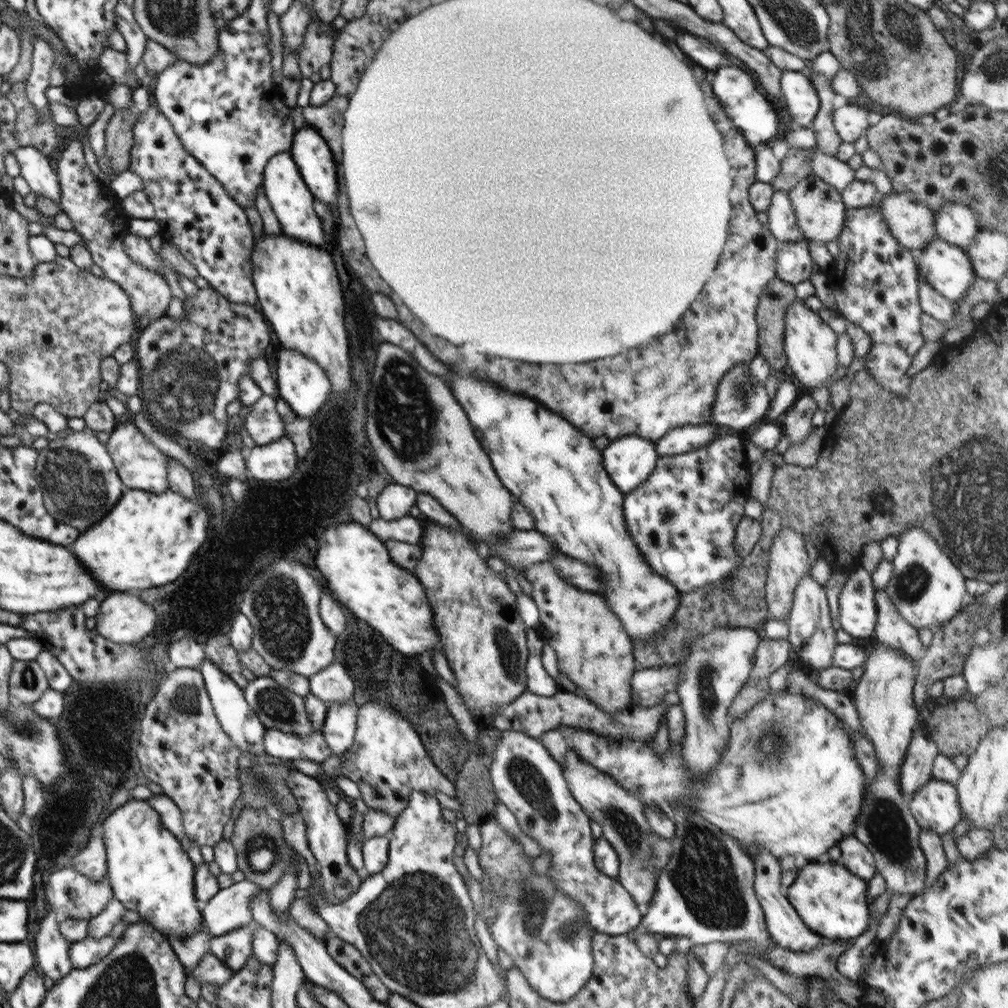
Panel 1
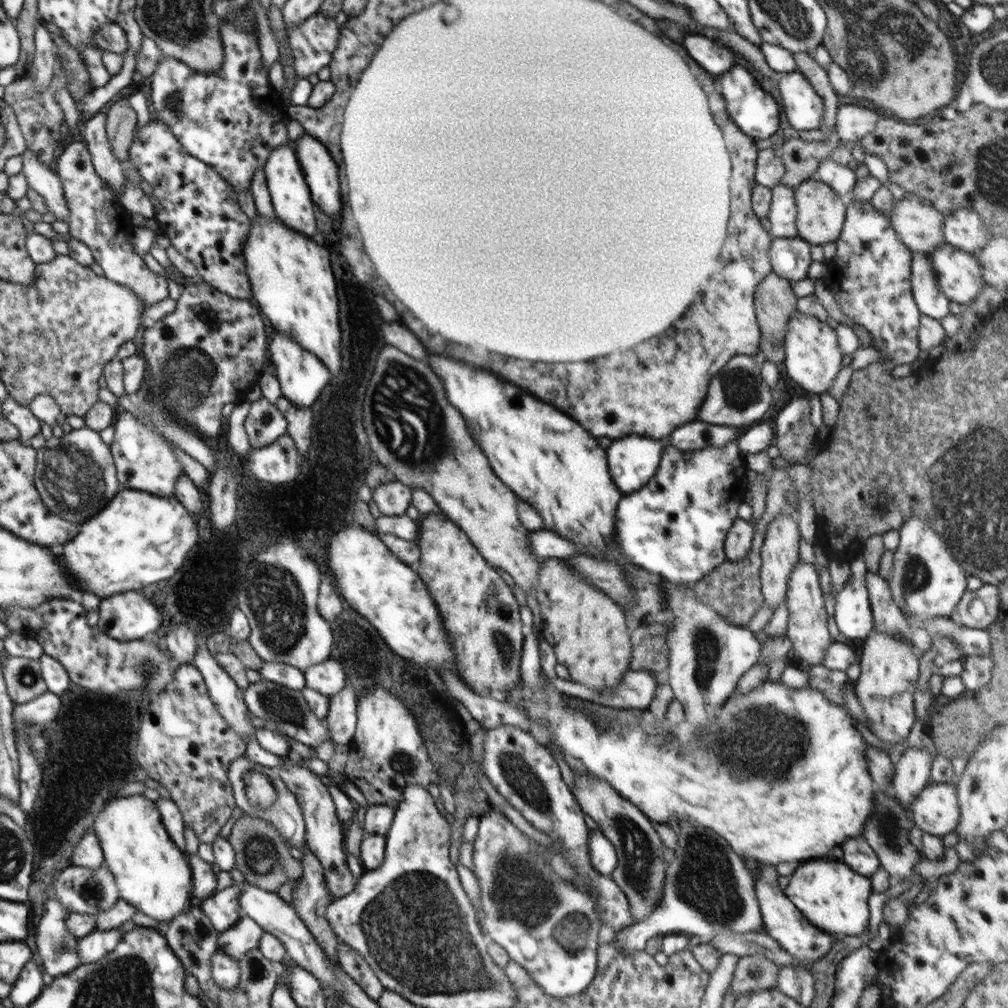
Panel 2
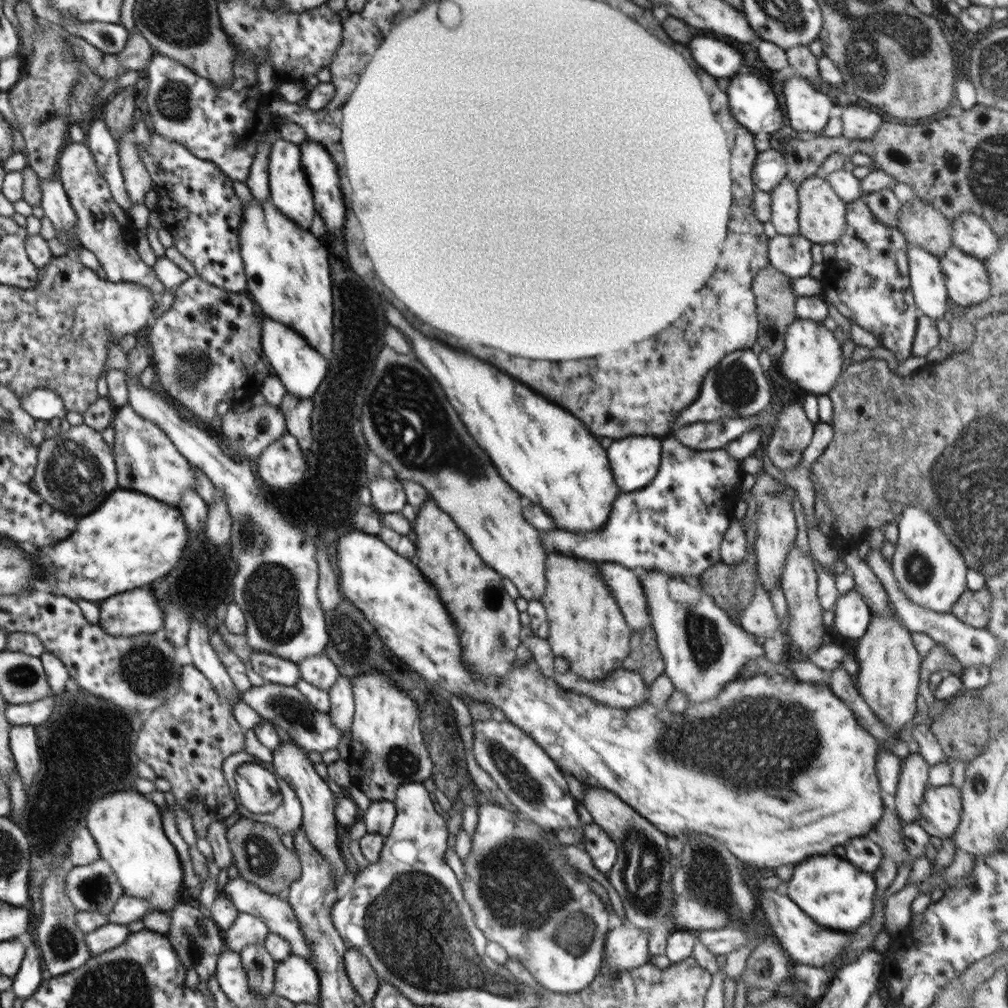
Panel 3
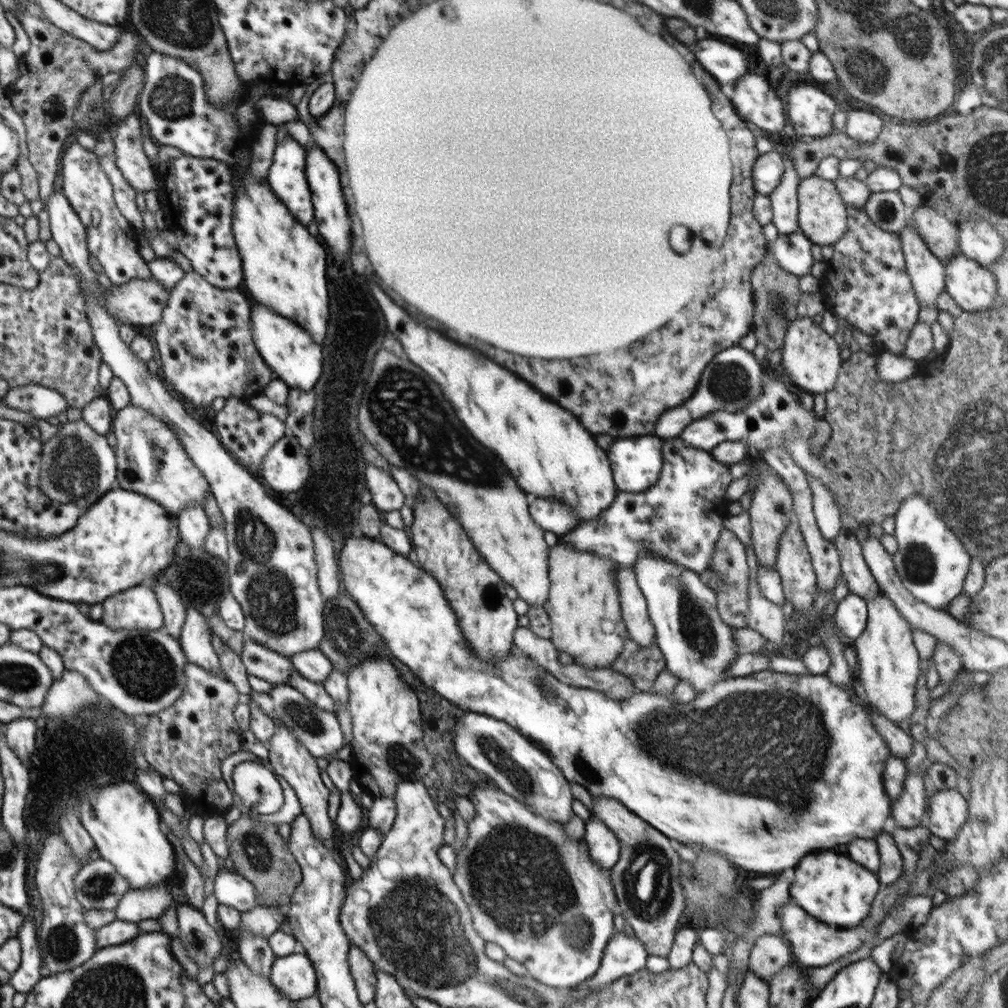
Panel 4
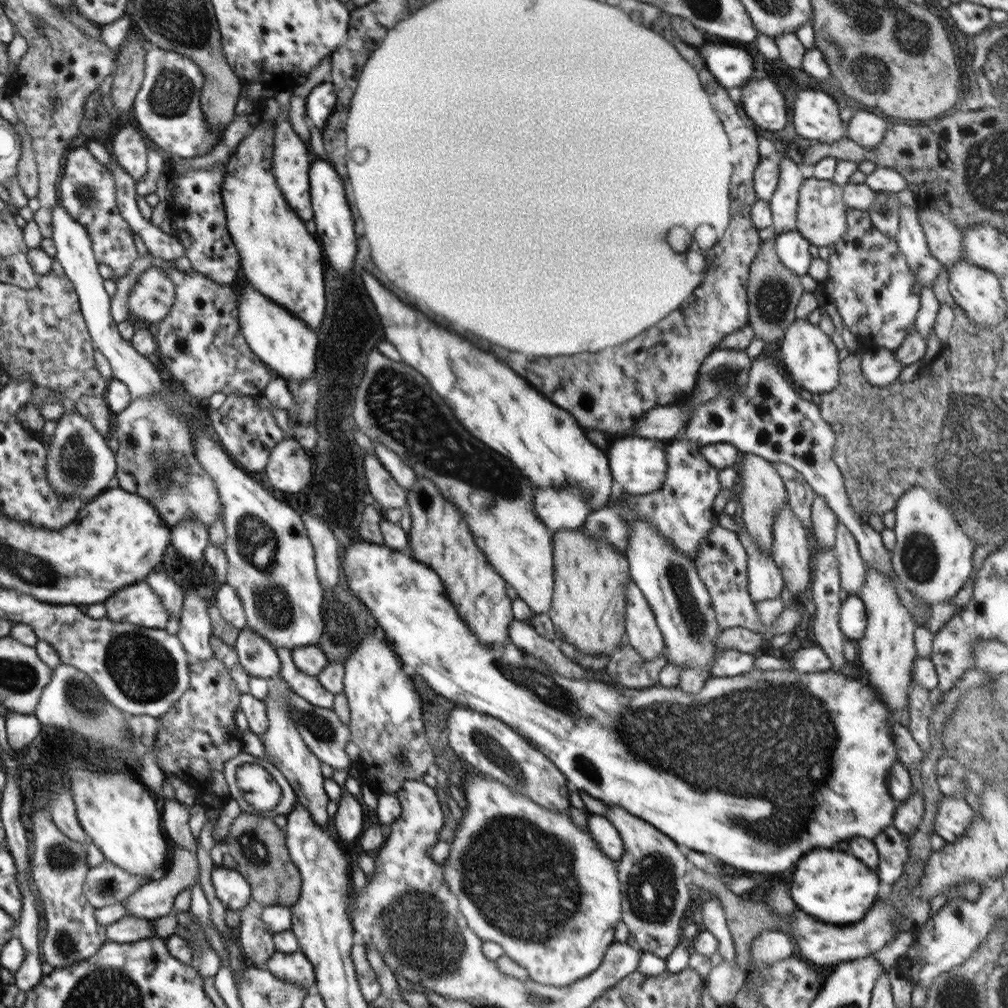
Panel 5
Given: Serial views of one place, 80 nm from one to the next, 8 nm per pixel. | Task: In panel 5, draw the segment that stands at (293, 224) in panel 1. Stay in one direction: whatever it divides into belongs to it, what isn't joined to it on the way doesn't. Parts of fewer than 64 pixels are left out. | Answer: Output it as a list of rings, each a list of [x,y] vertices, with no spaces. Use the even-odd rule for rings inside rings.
[[[279,118],[274,129],[274,156],[272,161],[272,172],[280,192],[284,195],[286,202],[292,210],[303,220],[313,219],[313,208],[311,205],[311,190],[309,185],[309,166],[313,161],[308,143],[303,142],[292,125],[285,118]]]

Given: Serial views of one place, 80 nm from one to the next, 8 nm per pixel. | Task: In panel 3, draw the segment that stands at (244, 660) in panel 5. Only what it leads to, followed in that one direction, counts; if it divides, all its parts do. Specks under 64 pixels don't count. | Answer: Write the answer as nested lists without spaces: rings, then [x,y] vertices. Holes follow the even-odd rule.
[[[253,650],[248,667],[254,669],[266,682],[295,686],[301,679],[298,665],[275,654]]]

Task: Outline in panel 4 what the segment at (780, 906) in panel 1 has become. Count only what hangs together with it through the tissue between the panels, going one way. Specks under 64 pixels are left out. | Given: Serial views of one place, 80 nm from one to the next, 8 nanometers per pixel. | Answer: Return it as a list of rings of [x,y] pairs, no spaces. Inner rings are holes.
[[[792,900],[786,902],[778,911],[781,922],[781,935],[789,942],[792,949],[794,961],[800,966],[808,967],[824,967],[842,958],[842,956],[850,954],[860,948],[862,944],[874,938],[879,926],[874,930],[866,927],[867,923],[852,928],[838,928],[818,922],[816,918],[808,916],[800,906],[792,904]]]

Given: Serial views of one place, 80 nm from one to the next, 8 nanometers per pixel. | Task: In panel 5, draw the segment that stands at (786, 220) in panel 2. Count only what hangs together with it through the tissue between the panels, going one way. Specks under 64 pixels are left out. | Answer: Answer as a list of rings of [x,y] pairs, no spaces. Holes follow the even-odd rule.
[[[790,157],[779,159],[779,181],[769,200],[773,226],[777,234],[797,228],[797,202],[799,190],[805,181],[800,165]]]

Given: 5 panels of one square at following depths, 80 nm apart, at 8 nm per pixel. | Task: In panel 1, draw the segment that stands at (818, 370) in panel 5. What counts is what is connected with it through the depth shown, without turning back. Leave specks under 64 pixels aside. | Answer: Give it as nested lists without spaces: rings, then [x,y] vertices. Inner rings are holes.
[[[797,300],[787,306],[785,310],[785,339],[784,350],[787,356],[787,371],[790,378],[797,378],[800,382],[813,389],[822,386],[837,369],[837,338],[836,334],[825,321],[822,321],[818,312],[805,305],[803,300]]]

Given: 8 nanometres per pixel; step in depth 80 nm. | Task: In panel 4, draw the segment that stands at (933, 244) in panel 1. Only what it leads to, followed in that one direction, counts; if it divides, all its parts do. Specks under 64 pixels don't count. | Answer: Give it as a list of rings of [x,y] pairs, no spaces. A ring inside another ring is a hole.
[[[961,253],[952,255],[944,265],[945,290],[959,307],[980,312],[999,304],[996,277],[991,268]]]

